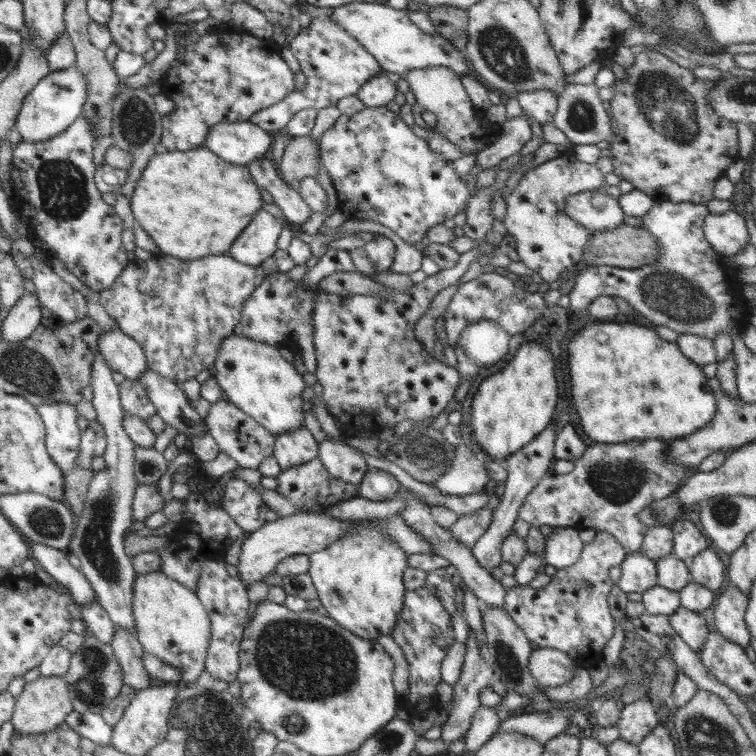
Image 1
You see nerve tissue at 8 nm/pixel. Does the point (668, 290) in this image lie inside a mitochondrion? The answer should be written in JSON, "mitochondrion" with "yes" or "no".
{"mitochondrion":"yes"}

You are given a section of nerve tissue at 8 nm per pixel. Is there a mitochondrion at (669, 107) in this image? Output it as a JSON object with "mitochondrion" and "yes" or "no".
{"mitochondrion":"yes"}

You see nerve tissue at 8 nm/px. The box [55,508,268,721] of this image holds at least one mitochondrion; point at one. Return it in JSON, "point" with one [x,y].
{"point":[90,686]}

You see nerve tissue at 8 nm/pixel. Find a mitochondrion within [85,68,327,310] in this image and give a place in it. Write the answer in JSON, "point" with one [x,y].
{"point":[136,123]}

